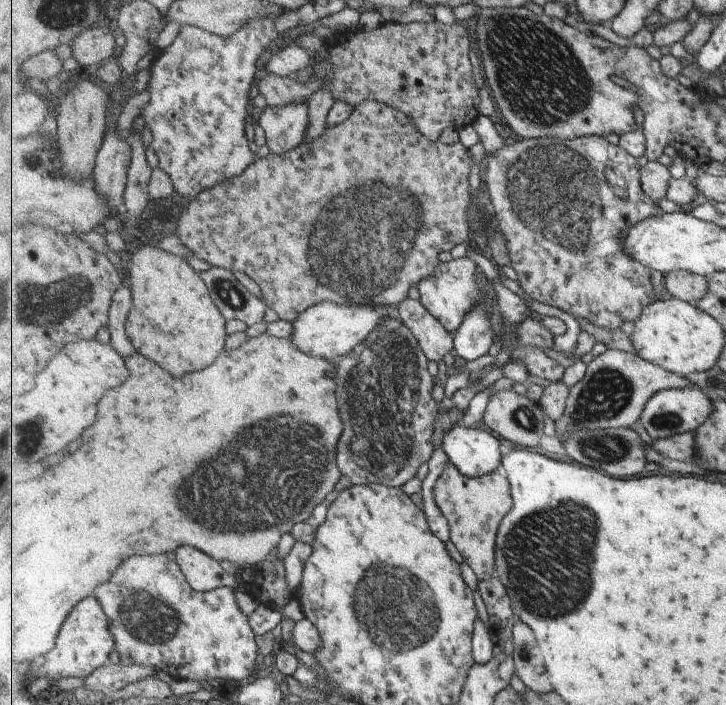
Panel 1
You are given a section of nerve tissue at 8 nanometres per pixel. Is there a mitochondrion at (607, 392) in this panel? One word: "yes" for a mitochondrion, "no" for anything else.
yes

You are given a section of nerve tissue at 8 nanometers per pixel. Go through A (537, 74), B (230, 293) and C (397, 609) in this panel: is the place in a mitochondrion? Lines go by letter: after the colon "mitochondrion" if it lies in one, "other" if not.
A: mitochondrion
B: mitochondrion
C: mitochondrion

